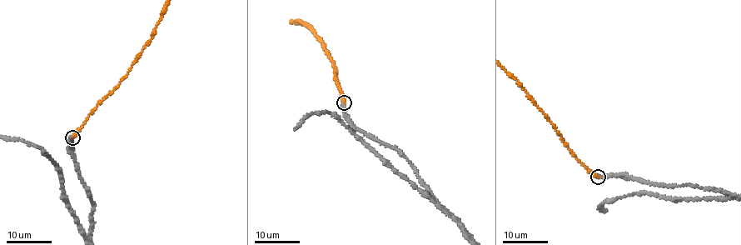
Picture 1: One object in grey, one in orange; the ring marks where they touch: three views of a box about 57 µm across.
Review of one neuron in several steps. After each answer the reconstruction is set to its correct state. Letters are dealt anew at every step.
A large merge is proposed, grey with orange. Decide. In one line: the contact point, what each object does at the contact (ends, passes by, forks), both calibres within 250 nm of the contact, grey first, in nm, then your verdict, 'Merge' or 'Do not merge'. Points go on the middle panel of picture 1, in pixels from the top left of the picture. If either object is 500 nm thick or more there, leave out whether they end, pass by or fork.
Place: (344, 102). At the ring grey ends. At the ring orange ends. Thickness 220 nm (grey) against 260 nm. Do not merge

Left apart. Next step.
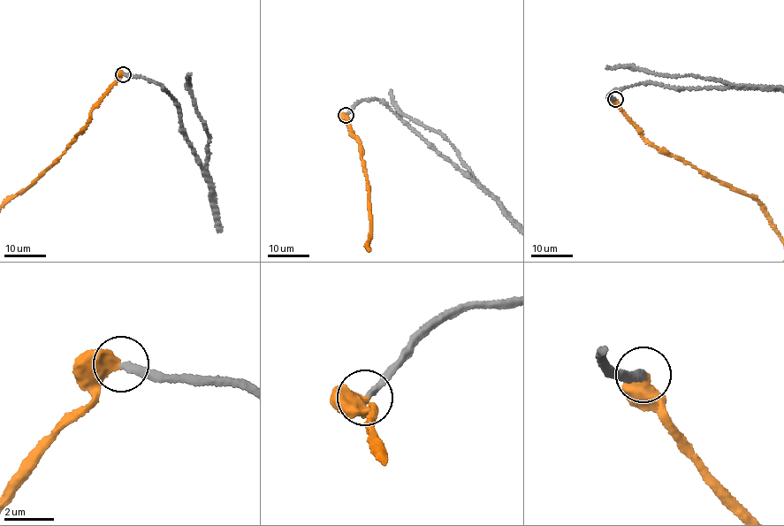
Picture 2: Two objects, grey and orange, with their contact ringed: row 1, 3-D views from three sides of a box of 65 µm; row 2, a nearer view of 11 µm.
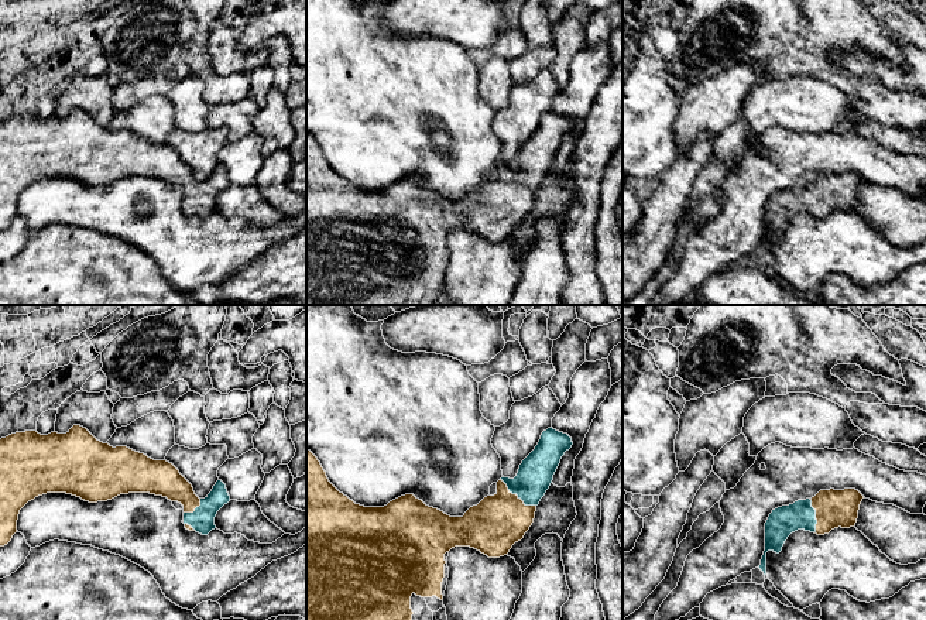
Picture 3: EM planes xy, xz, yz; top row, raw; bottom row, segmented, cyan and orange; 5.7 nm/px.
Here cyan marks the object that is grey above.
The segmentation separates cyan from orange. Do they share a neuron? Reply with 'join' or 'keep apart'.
join

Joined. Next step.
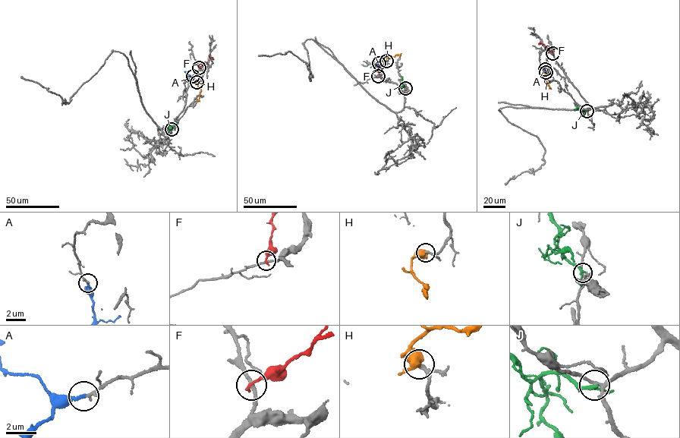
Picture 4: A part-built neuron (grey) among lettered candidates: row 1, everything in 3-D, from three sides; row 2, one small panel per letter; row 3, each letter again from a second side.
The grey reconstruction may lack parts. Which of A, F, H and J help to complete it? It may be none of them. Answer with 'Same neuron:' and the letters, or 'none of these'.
Same neuron: A, H

